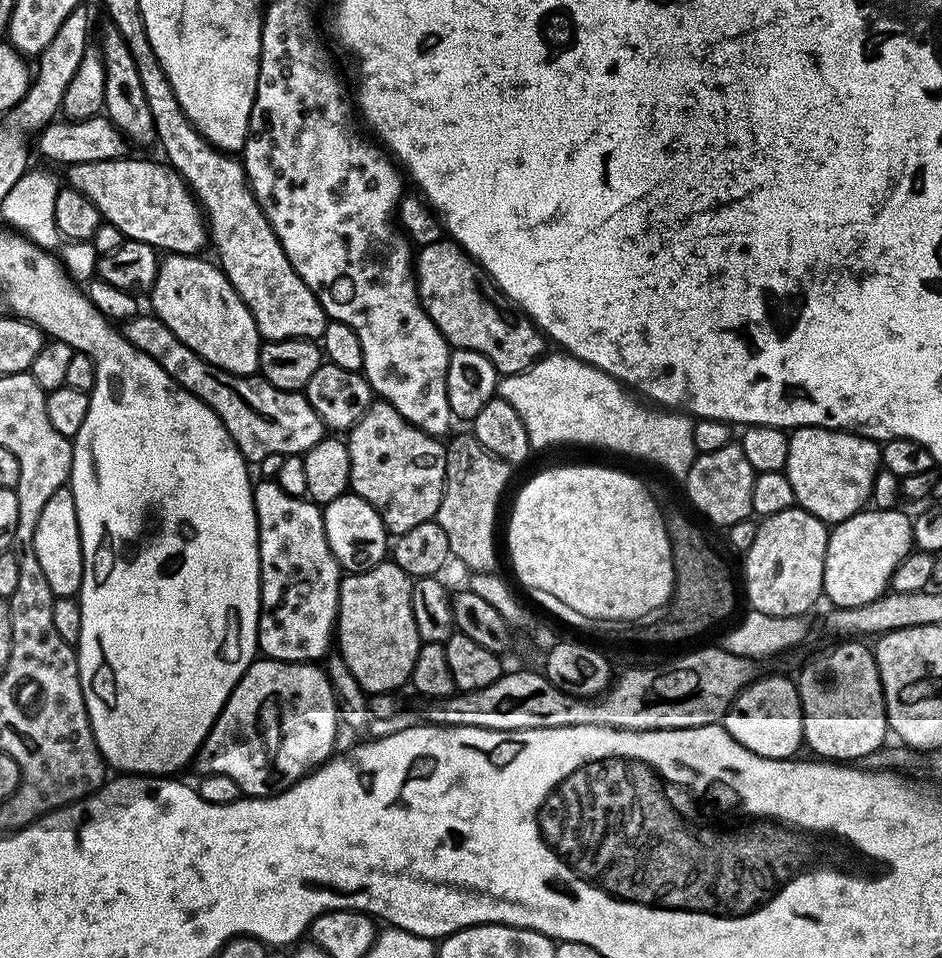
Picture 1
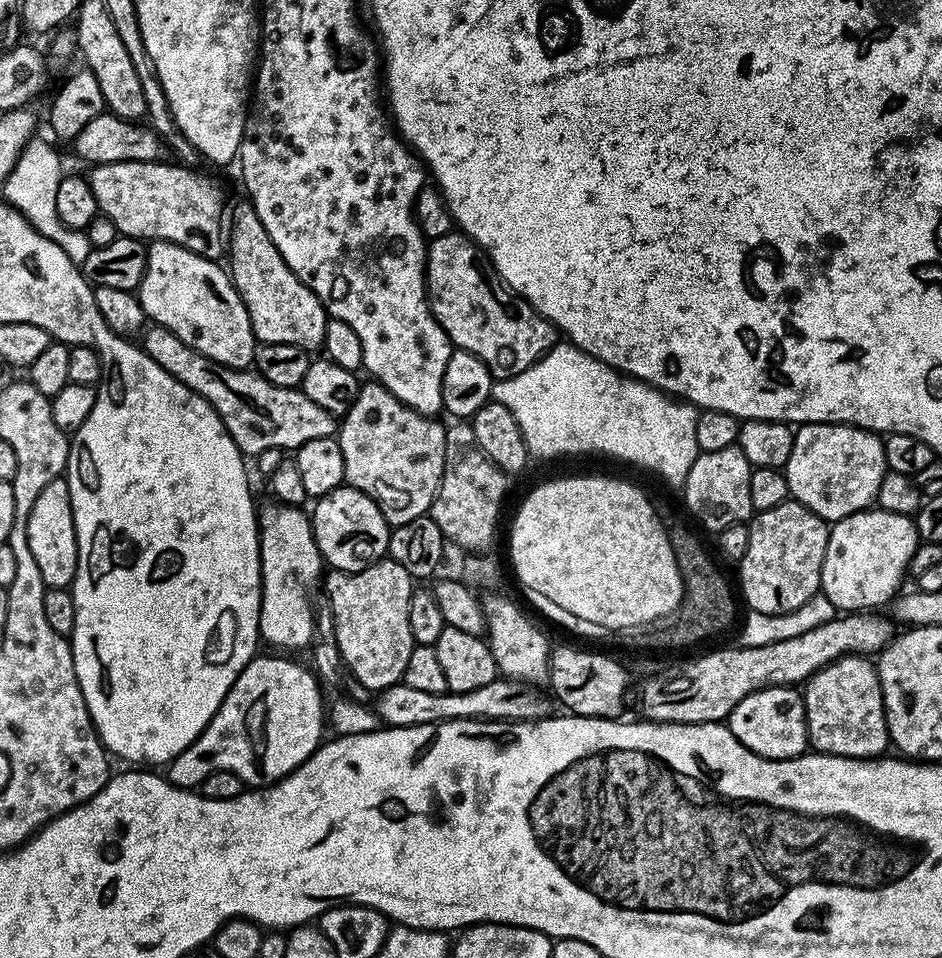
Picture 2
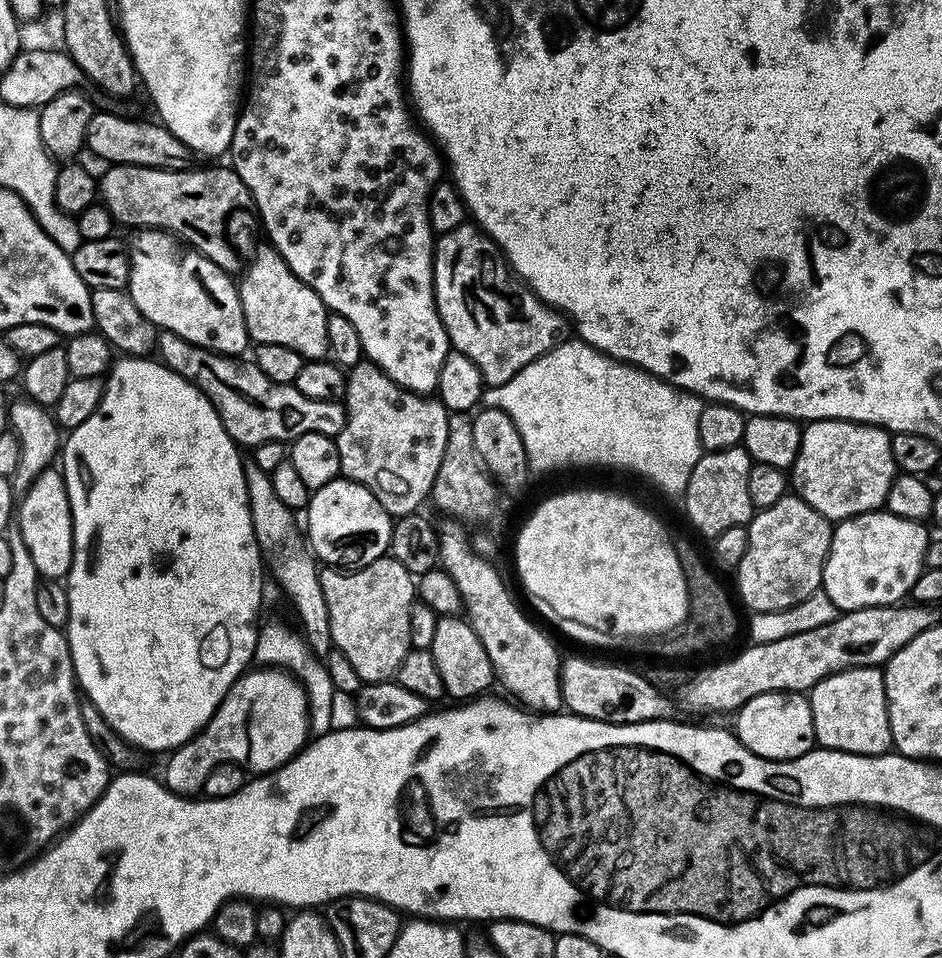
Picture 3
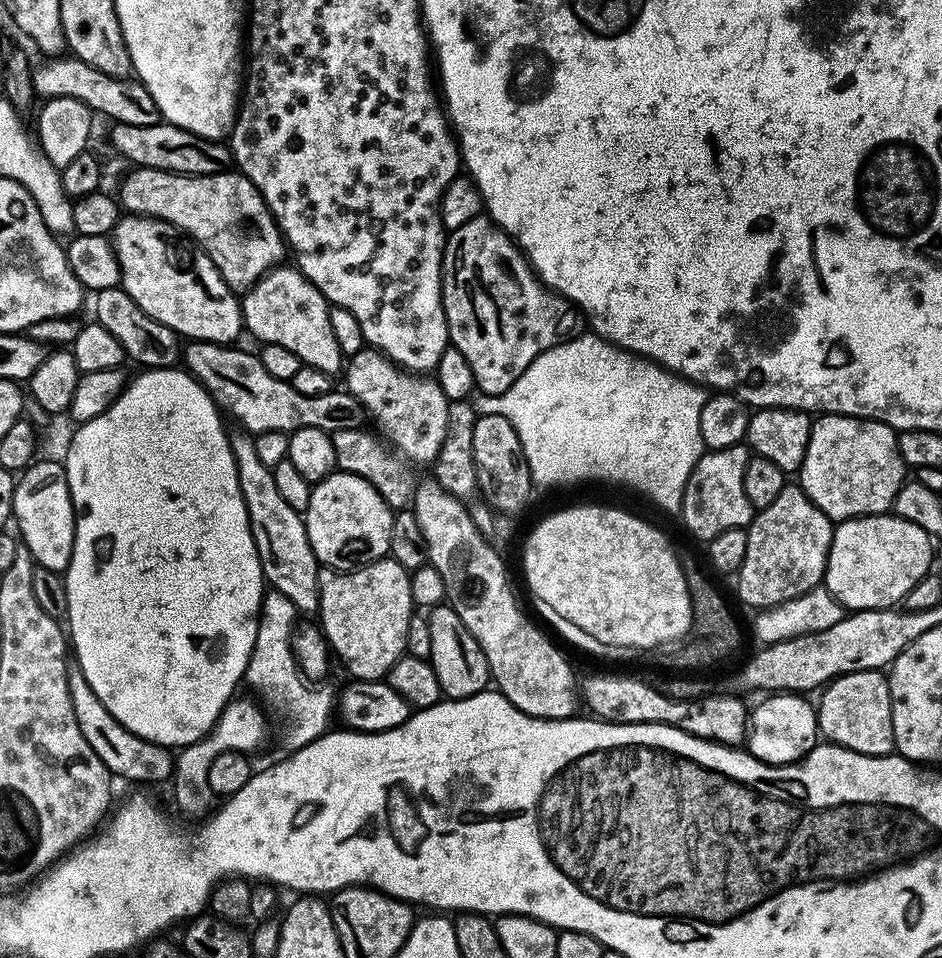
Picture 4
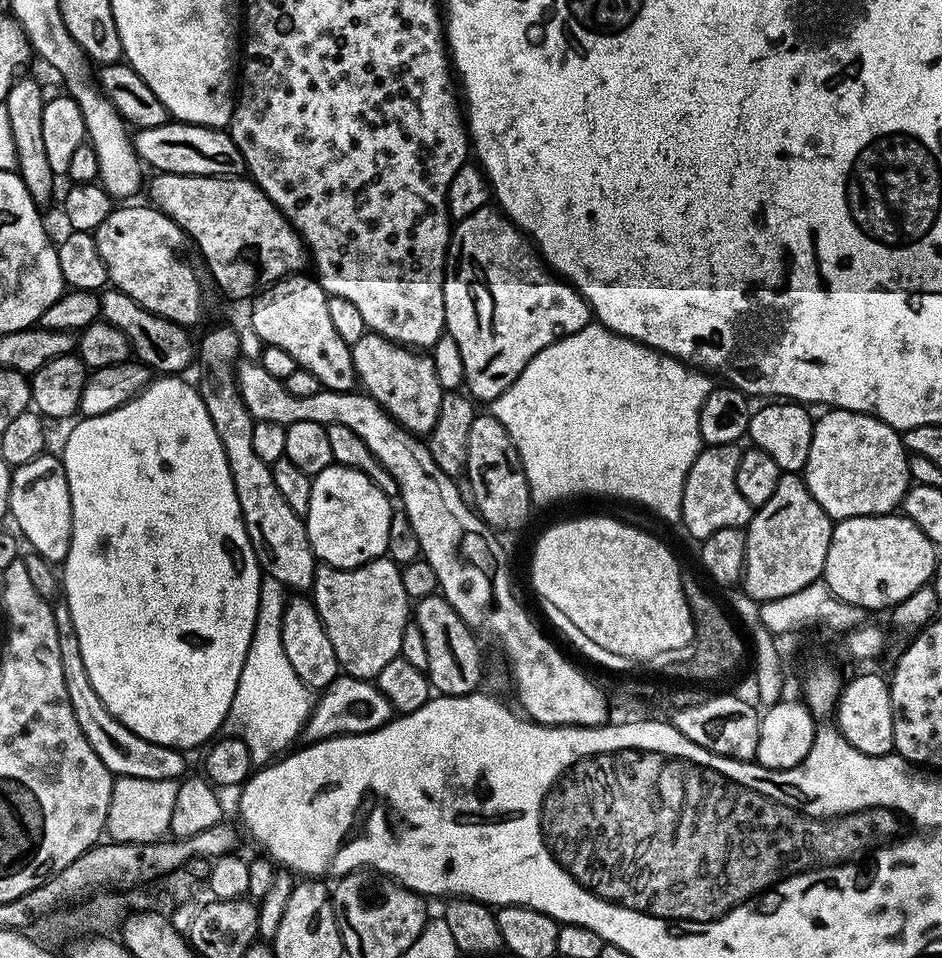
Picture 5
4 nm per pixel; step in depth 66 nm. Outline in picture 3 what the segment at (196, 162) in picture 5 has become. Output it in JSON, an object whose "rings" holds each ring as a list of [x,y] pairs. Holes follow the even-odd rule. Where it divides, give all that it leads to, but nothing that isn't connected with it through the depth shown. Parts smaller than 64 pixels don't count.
{"rings":[[[98,110],[90,118],[90,130],[84,139],[87,151],[93,152],[100,160],[108,160],[109,165],[133,164],[147,168],[174,168],[184,170],[193,163],[194,154],[170,130],[159,122],[151,124],[148,120],[131,120],[116,112]]]}

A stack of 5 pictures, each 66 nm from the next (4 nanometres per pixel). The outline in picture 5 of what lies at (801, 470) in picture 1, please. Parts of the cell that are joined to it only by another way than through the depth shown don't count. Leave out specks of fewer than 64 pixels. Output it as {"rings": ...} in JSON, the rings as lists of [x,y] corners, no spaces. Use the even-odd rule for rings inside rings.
{"rings":[[[829,407],[824,417],[817,419],[812,425],[812,441],[810,442],[810,458],[806,458],[806,466],[803,470],[804,481],[810,490],[810,494],[818,502],[818,506],[822,506],[822,510],[826,510],[826,514],[832,517],[833,521],[839,522],[846,518],[854,518],[855,516],[886,516],[895,513],[901,507],[905,494],[910,487],[910,477],[908,474],[908,457],[904,441],[901,433],[897,429],[888,425],[885,420],[878,416],[869,416],[867,412],[851,412],[845,408]]]}

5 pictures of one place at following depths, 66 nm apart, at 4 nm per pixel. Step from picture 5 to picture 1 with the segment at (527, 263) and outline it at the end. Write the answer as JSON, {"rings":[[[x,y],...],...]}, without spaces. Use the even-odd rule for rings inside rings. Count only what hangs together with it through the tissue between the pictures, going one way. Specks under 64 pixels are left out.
{"rings":[[[445,238],[423,245],[415,253],[414,271],[420,305],[453,349],[474,350],[490,358],[497,373],[504,376],[525,372],[545,355],[544,333],[529,316],[513,307],[455,240]]]}

